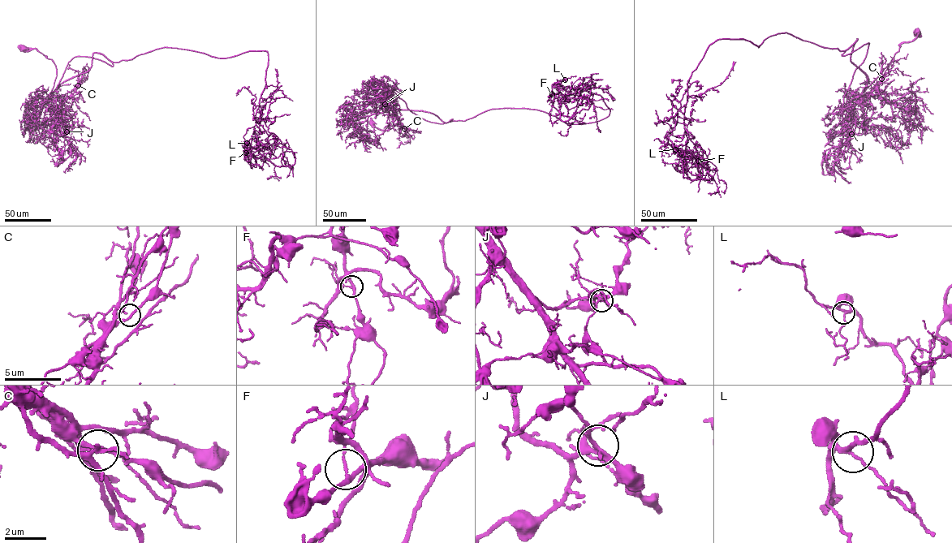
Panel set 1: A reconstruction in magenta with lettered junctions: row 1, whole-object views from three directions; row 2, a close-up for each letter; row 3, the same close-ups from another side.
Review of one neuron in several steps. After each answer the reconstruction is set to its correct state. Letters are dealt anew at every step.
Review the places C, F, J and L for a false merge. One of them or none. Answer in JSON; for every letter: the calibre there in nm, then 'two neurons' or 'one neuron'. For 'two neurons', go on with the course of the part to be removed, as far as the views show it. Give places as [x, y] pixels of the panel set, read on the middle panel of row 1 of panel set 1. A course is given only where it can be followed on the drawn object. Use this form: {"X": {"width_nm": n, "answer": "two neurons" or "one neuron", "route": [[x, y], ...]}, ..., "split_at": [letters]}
{"C": {"width_nm": 170, "answer": "one neuron"}, "F": {"width_nm": 160, "answer": "two neurons", "route": [[552, 94], [561, 101], [588, 101], [587, 84], [582, 84], [590, 88], [583, 91], [574, 85]]}, "J": {"width_nm": 200, "answer": "one neuron"}, "L": {"width_nm": 170, "answer": "one neuron"}, "split_at": ["F"]}

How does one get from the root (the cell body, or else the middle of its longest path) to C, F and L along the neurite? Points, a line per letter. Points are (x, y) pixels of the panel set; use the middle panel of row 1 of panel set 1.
C: (372, 122), (381, 130), (385, 130), (390, 122), (393, 126), (384, 97), (404, 128)
F: (372, 122), (393, 126), (386, 104), (445, 122), (515, 108), (581, 124), (610, 111), (582, 88), (552, 94)
L: (372, 122), (393, 126), (386, 104), (445, 122), (502, 108), (570, 123), (609, 115), (600, 96), (565, 79)

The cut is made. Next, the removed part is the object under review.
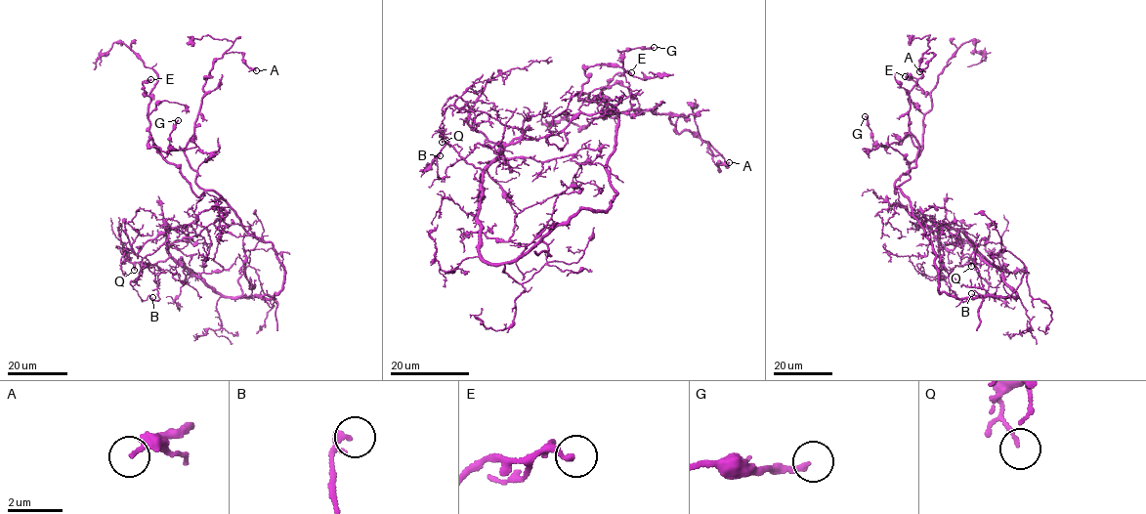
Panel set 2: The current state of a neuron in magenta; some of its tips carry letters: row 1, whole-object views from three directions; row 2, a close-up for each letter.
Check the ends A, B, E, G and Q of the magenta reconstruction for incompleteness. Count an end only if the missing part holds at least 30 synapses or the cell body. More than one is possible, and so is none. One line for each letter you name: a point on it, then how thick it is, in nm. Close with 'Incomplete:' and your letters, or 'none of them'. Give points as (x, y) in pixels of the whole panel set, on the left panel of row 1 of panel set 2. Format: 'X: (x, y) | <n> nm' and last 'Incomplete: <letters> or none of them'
Incomplete: none of them

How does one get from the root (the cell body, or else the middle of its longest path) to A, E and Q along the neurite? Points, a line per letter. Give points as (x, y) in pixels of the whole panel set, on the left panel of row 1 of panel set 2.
A: (245, 228), (224, 199), (197, 187), (185, 147), (212, 64), (224, 53), (238, 52), (256, 70)
E: (245, 228), (234, 210), (213, 191), (196, 195), (153, 143), (150, 98), (142, 87), (150, 79)
Q: (245, 228), (254, 236), (235, 236), (210, 223), (168, 243), (164, 261), (135, 262), (134, 270)

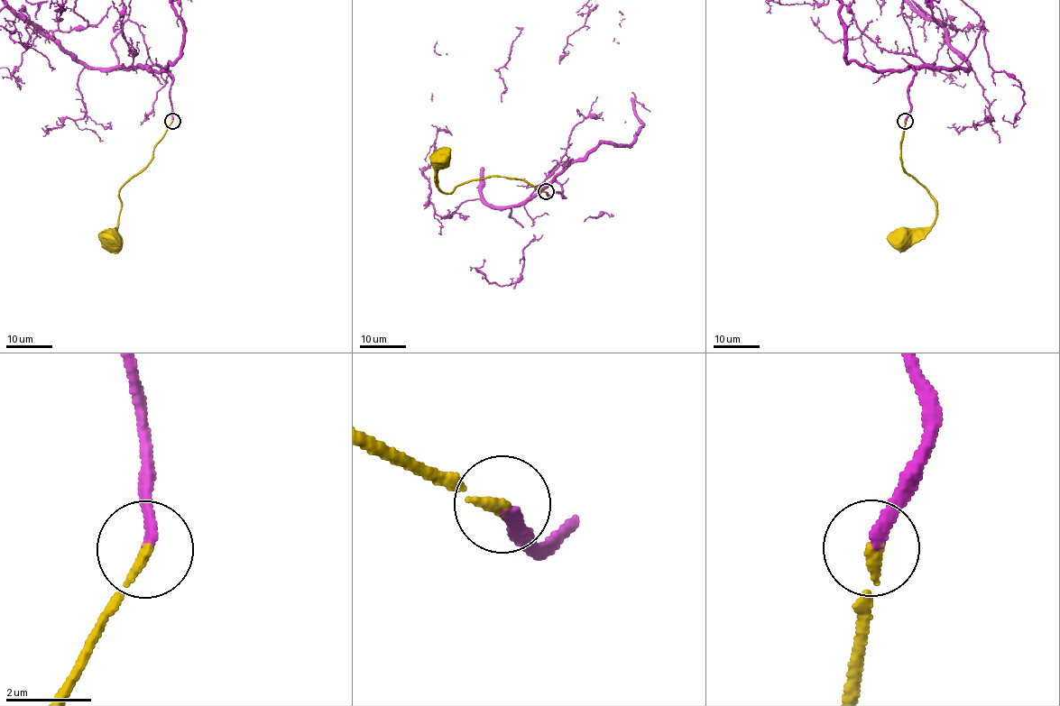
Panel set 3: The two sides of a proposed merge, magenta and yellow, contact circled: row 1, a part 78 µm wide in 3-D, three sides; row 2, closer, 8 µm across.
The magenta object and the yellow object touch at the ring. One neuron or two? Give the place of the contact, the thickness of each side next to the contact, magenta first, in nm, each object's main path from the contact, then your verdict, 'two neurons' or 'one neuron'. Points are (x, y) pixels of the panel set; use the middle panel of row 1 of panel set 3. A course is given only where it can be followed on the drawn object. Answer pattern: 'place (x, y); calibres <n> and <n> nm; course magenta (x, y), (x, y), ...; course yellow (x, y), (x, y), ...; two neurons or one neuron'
place (546, 191); calibres 240 and 220 nm; course yellow (546, 192), (521, 179), (503, 177), (468, 180), (448, 193), (440, 191), (435, 177), (438, 156); one neuron

